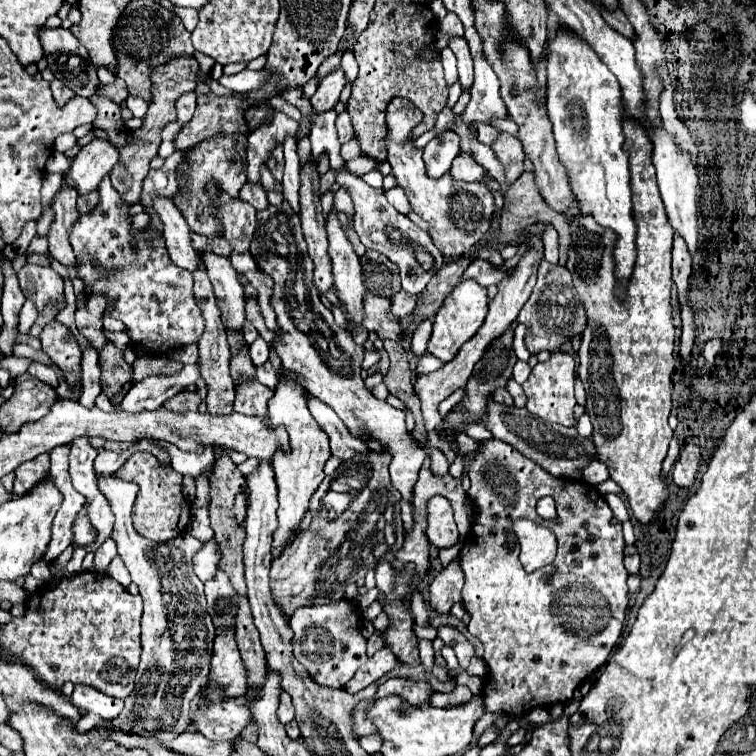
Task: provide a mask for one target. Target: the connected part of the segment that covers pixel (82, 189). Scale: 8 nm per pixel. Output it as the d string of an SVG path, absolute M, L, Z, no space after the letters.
M103 137L87 143L71 163L67 183L79 193L87 193L99 185L99 181L117 163L117 147Z

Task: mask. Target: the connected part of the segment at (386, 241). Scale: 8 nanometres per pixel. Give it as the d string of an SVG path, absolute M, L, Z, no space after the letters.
M339 173L337 183L347 187L353 203L355 203L355 231L361 239L361 243L367 249L377 249L385 253L397 267L401 275L401 285L407 293L421 293L425 285L431 281L433 273L443 265L441 251L433 245L433 239L421 231L413 221L409 221L403 213L399 213L385 197L383 189L367 185L361 177L355 177L351 173Z

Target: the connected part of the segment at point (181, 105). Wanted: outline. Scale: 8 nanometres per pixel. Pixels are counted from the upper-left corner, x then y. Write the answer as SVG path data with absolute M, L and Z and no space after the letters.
M193 91L183 93L183 95L177 99L177 105L175 105L175 109L177 109L177 123L187 123L187 121L193 117L195 107L197 107L197 101L195 101L195 99L197 99L197 97L195 97Z

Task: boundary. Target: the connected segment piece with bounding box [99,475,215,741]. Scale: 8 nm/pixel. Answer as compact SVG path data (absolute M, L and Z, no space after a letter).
M107 475L99 479L99 489L109 499L115 513L111 539L117 543L119 555L129 569L133 583L139 587L145 605L141 619L143 653L135 677L135 689L125 699L125 709L111 721L111 725L131 733L171 741L189 727L191 701L209 681L215 625L207 611L203 583L193 573L193 555L203 543L189 533L183 533L173 541L149 541L141 537L131 525L131 507L137 495L137 485Z

